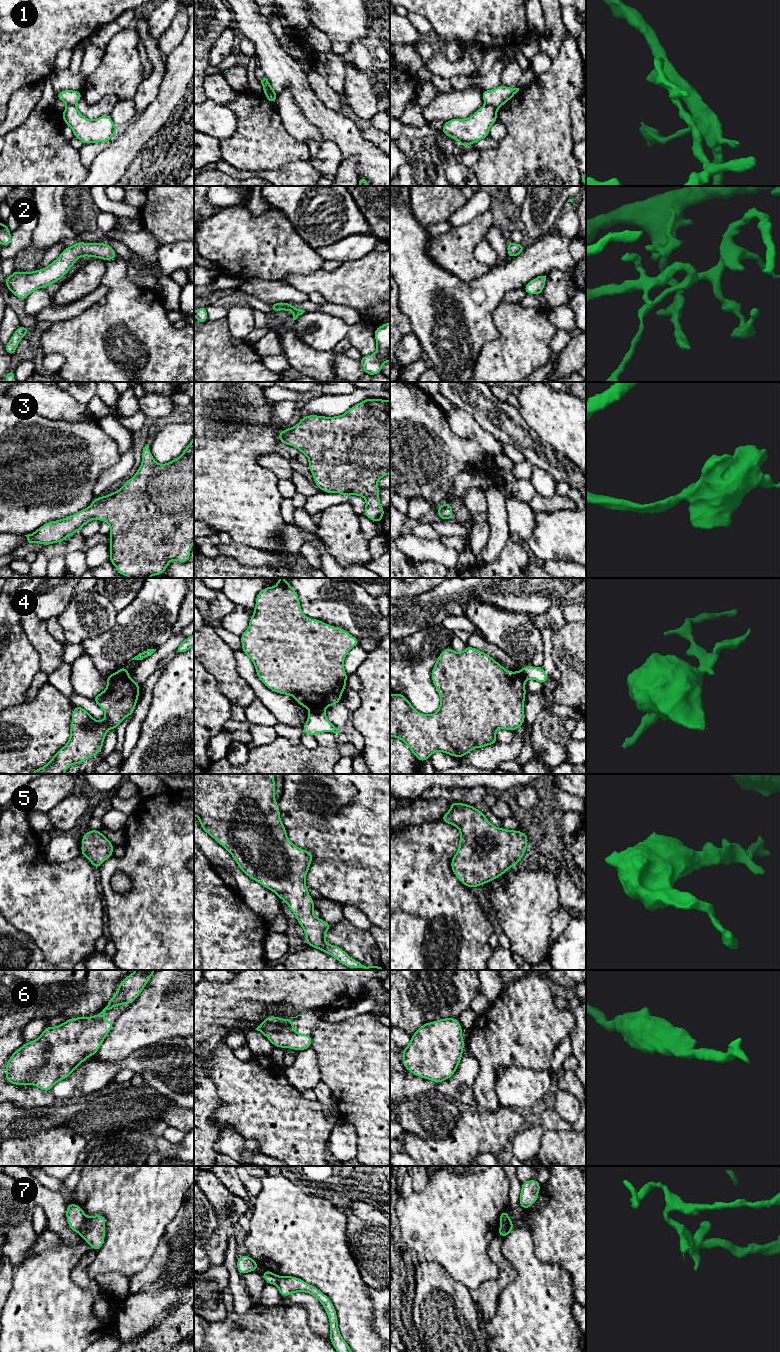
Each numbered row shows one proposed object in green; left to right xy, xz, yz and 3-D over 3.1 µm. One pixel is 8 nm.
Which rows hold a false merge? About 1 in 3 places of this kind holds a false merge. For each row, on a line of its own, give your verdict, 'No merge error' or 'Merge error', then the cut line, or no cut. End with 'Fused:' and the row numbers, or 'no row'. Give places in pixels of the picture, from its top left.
1: Merge error. Split along yz (486, 104), (496, 109)
2: No merge error. No split
3: No merge error. No split
4: Merge error. Split along xz (323, 708), (313, 708), (310, 711)
5: No merge error. No split
6: No merge error. No split
7: Merge error. Split along xy (86, 1217), (78, 1232)
Fused: 1, 4, 7

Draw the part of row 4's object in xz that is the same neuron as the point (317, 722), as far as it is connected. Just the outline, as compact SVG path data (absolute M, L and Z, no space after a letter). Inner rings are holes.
M314 708L308 714L302 734L317 735L324 732L333 732L340 735L340 730L327 719L324 709Z

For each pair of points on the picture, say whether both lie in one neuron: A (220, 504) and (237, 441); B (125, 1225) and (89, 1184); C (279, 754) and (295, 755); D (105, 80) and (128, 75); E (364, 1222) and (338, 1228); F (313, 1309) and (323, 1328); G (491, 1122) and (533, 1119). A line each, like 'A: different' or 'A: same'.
A: same
B: same
C: same
D: same
E: different
F: same
G: same

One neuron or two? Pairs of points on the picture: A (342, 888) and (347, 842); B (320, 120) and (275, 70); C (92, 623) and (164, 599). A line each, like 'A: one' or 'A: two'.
A: one
B: one
C: two

